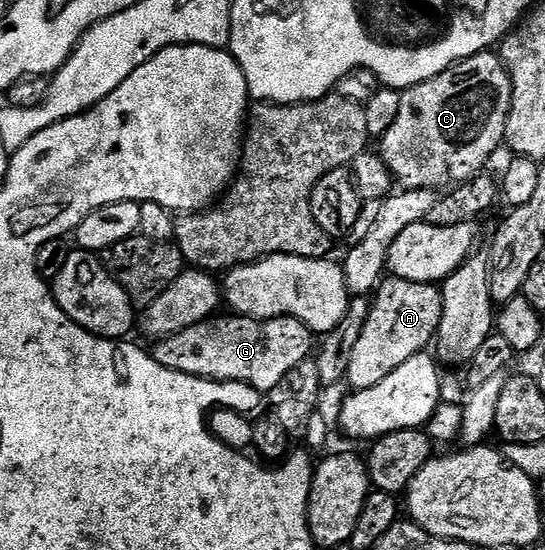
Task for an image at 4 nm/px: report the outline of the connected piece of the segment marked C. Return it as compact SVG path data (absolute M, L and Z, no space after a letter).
M491 50L479 52L406 89L401 110L378 141L377 151L404 189L447 190L486 169L491 155L504 143L510 109L511 78L502 59Z

